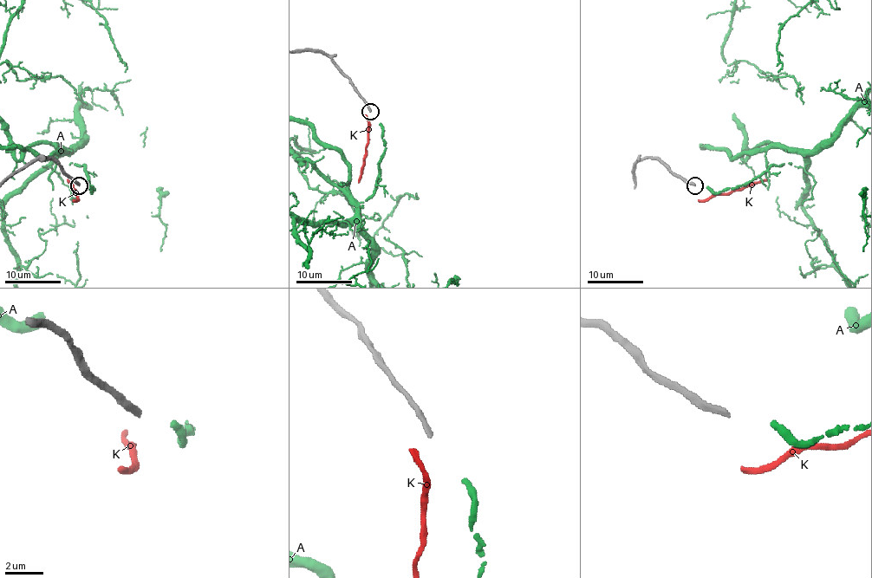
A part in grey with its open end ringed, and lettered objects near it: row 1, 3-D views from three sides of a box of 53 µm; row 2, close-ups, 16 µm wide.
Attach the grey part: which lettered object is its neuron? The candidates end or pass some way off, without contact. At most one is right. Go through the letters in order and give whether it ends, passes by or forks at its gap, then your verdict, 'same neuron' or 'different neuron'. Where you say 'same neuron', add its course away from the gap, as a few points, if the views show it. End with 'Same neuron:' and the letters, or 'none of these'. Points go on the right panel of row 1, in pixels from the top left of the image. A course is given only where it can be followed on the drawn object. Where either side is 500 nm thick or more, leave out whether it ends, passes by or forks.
A: it ends | same neuron
K: it ends | different neuron
Same neuron: A

